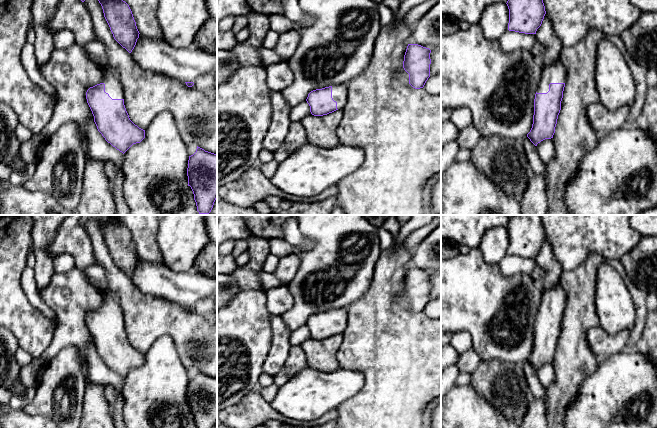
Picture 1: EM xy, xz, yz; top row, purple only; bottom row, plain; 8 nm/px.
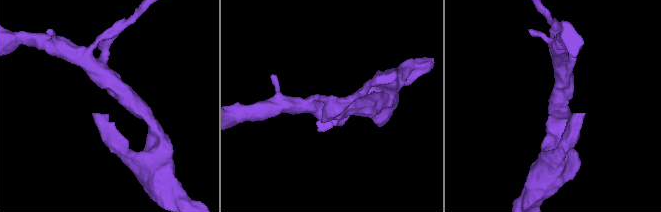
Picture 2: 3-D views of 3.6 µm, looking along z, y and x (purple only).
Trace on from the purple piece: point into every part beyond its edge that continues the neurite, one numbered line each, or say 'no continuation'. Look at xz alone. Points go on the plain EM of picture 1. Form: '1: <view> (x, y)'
1: xz (339, 316)

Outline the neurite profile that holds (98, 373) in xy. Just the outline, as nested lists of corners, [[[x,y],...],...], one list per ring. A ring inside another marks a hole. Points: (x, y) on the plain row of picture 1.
[[[89,343],[81,349],[81,359],[86,365],[86,382],[101,387],[110,385],[122,390],[124,378],[105,364],[94,344]]]

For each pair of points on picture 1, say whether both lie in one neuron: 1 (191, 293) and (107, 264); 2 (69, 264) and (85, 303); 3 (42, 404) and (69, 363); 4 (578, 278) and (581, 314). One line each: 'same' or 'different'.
1: different
2: different
3: same
4: same

